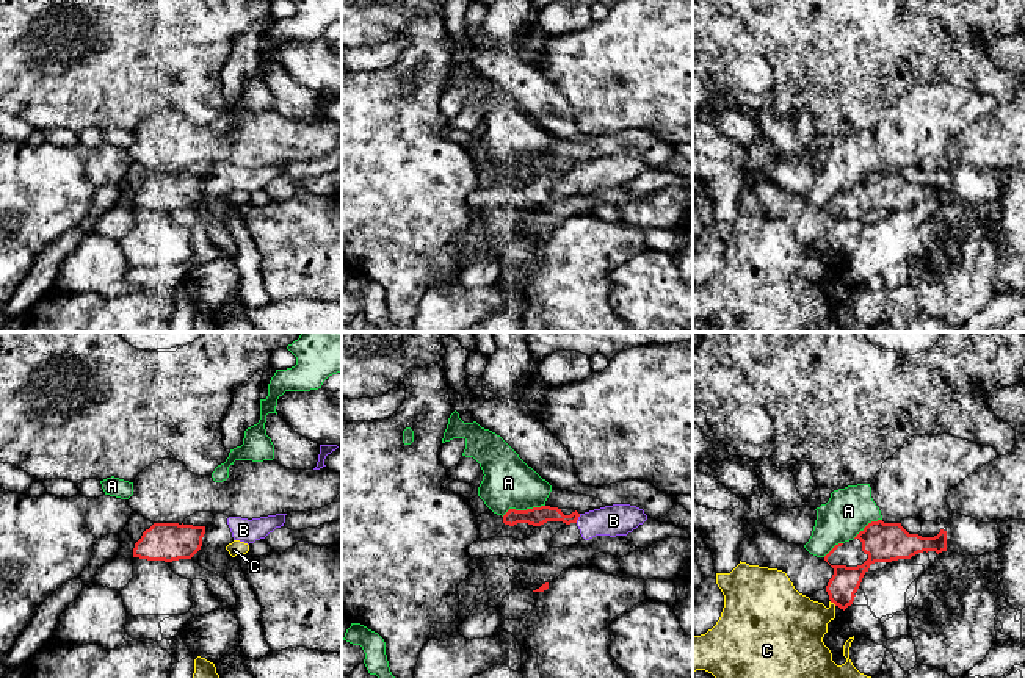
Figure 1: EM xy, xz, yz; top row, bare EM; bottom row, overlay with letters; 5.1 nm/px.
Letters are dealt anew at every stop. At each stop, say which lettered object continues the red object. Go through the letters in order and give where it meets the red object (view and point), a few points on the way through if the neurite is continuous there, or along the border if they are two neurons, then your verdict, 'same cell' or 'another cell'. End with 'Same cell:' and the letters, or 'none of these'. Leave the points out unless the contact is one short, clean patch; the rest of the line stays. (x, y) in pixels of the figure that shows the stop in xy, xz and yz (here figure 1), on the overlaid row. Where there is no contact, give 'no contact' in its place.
A: meets red in xz at (522, 511); another cell
B: meets red in xz at (577, 519); border along xz (580, 514), (575, 522); another cell
C: meets red in yz at (833, 602); another cell
Same cell: none of these

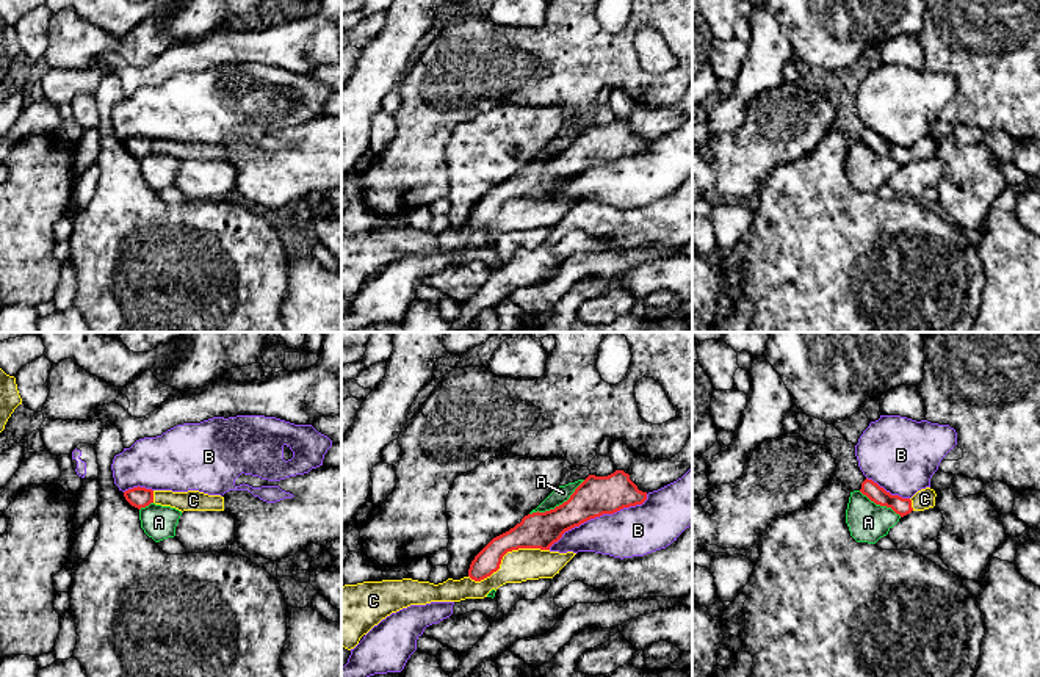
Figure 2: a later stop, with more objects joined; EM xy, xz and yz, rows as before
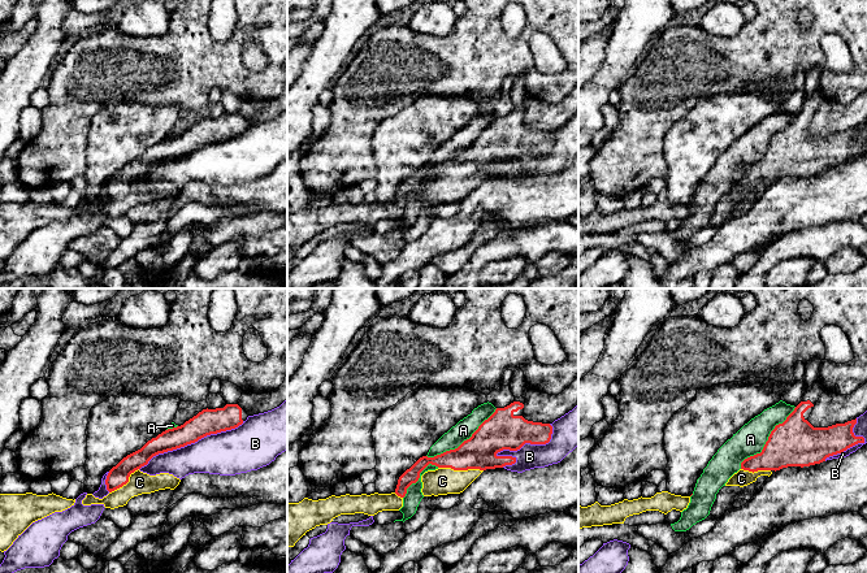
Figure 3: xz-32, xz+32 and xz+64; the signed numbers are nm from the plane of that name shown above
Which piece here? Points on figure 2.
A: meets red in xz at (559, 505); another cell
B: meets red in xz at (599, 516); another cell
C: meets red in xz at (505, 553); same cell
Same cell: C

